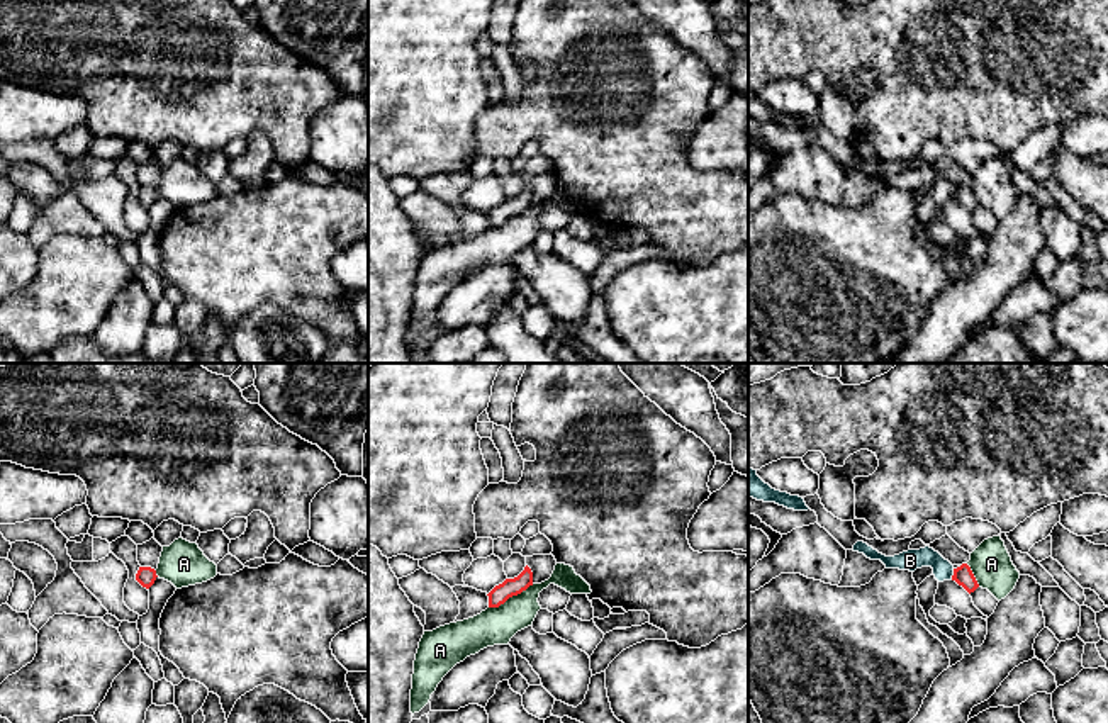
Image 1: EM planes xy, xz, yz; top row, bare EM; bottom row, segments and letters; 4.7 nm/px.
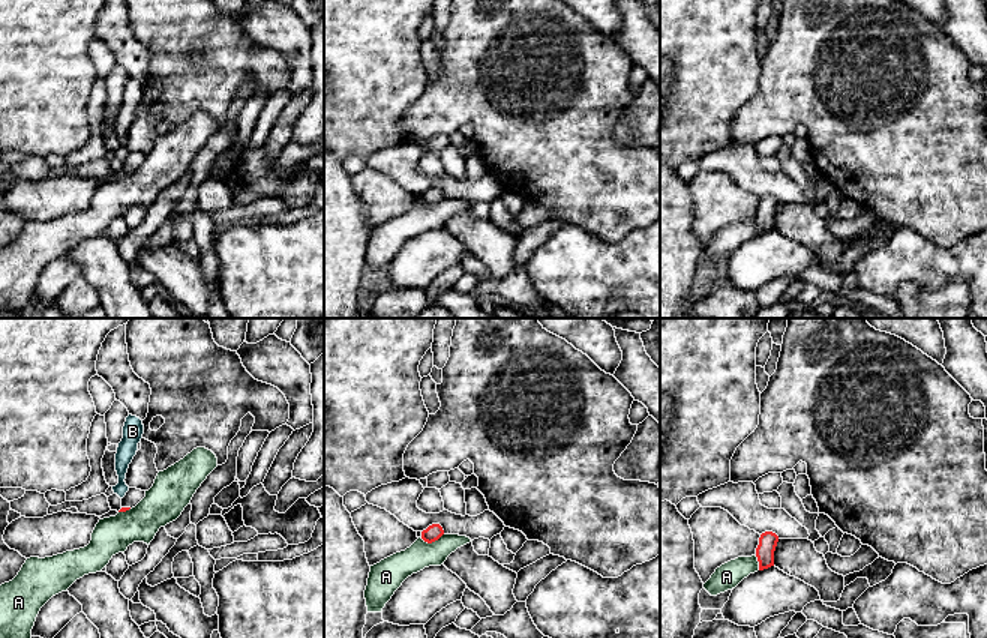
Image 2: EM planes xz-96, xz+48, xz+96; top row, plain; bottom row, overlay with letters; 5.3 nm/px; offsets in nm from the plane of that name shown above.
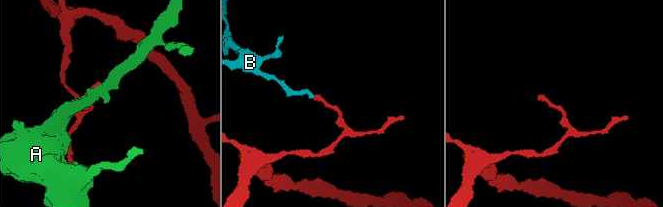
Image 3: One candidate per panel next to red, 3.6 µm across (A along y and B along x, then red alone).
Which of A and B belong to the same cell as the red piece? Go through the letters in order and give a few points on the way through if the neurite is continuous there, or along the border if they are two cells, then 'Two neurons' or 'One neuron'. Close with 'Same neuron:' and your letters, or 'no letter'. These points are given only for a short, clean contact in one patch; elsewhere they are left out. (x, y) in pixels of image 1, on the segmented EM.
A: Two neurons
B: Boundary: yz (954, 569), (951, 577). Two neurons
Same neuron: no letter

